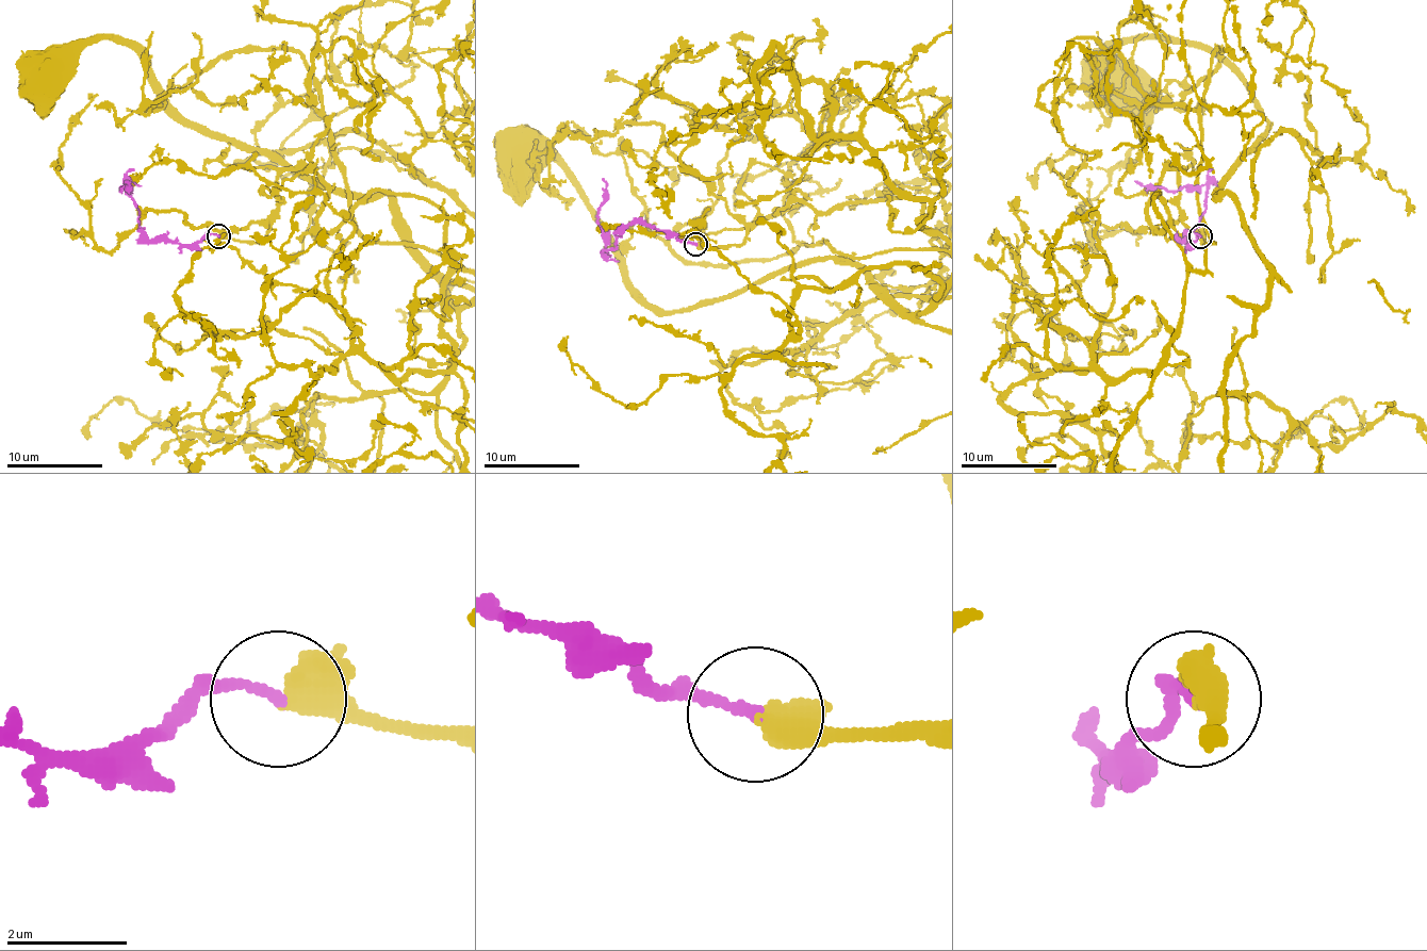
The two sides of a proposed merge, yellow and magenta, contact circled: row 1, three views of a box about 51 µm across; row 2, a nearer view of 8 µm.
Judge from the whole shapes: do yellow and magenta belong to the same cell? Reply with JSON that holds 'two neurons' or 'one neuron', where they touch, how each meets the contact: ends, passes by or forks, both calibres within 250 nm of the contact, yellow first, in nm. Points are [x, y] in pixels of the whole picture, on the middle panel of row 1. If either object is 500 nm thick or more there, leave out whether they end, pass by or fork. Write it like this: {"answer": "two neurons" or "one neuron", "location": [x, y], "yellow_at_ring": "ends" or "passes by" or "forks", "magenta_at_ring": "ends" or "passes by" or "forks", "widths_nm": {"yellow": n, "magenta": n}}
{"answer": "one neuron", "location": [695, 244], "widths_nm": {"yellow": 650, "magenta": 160}}

